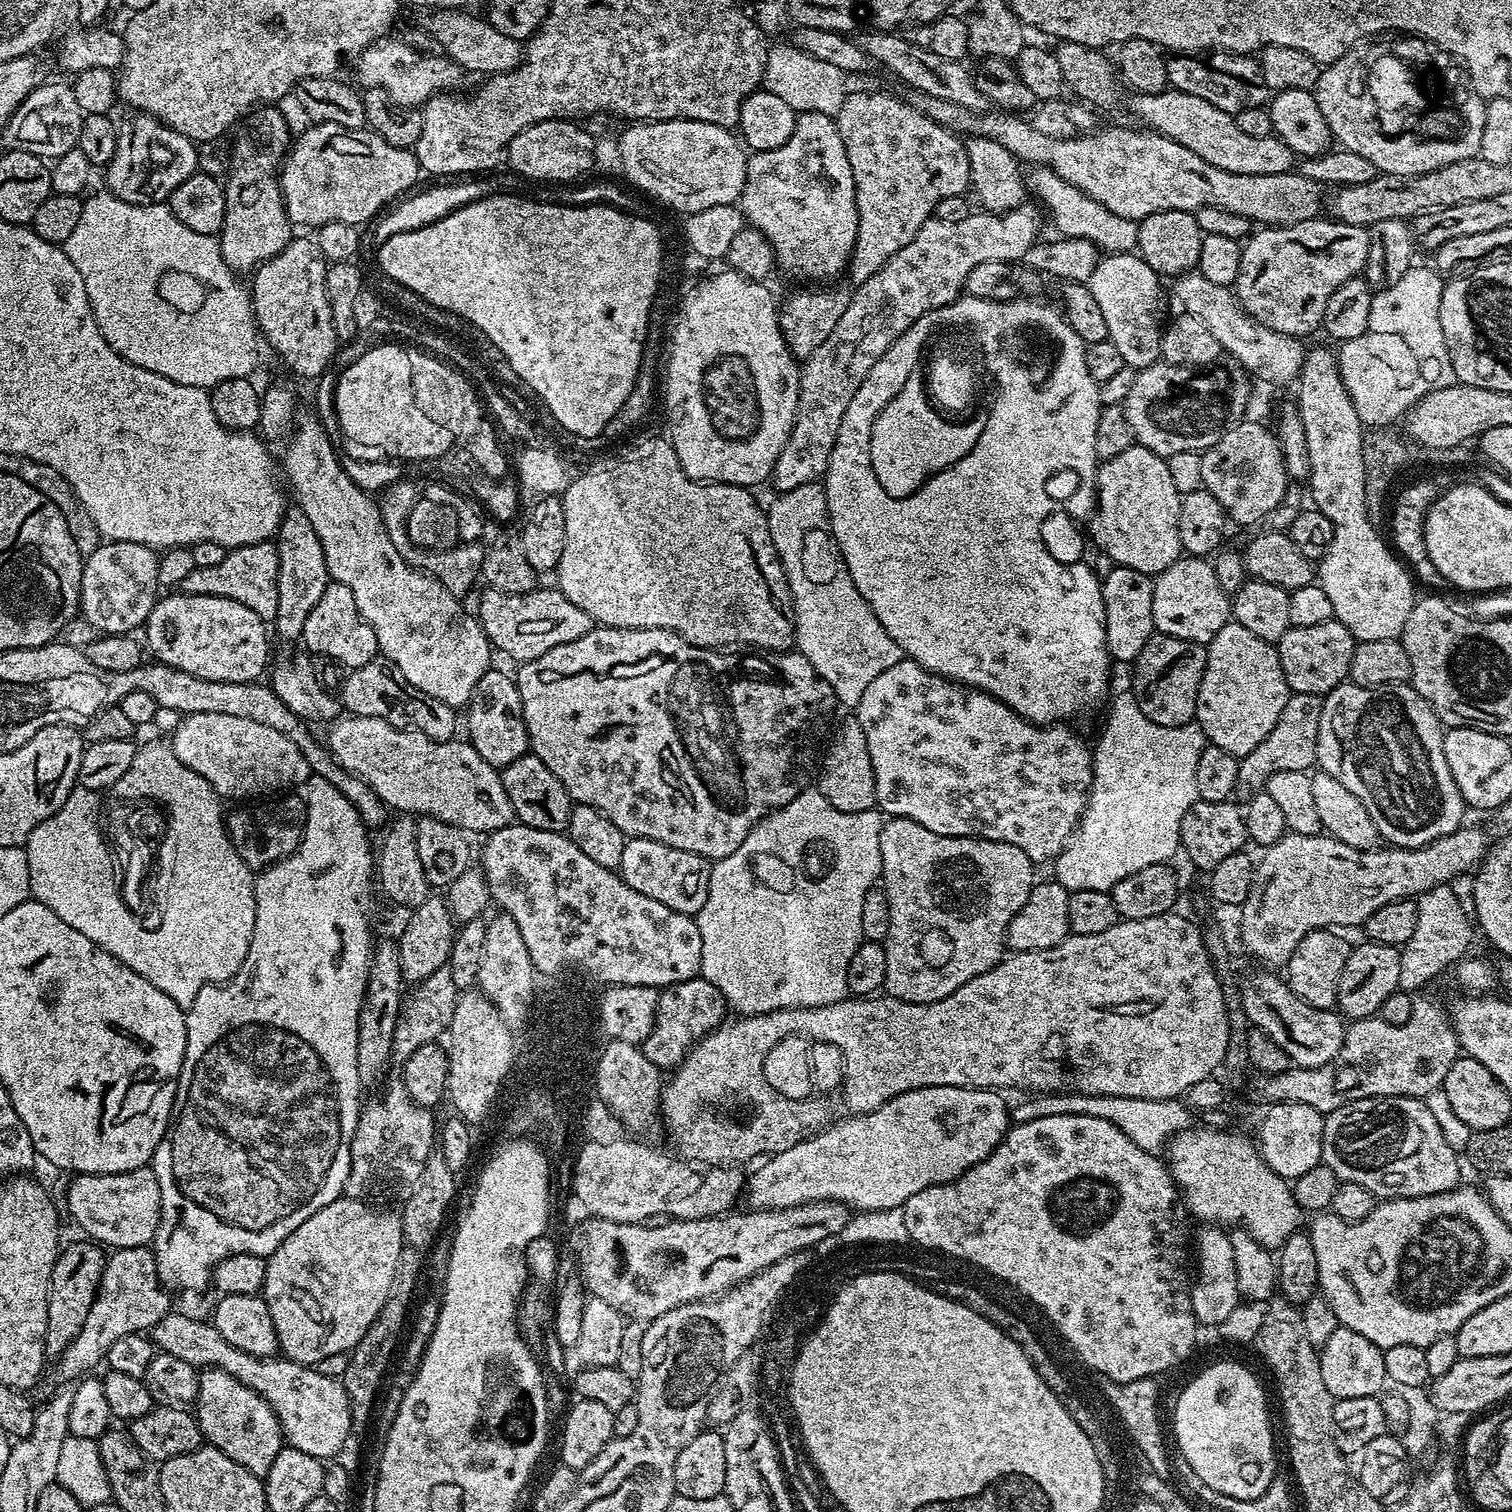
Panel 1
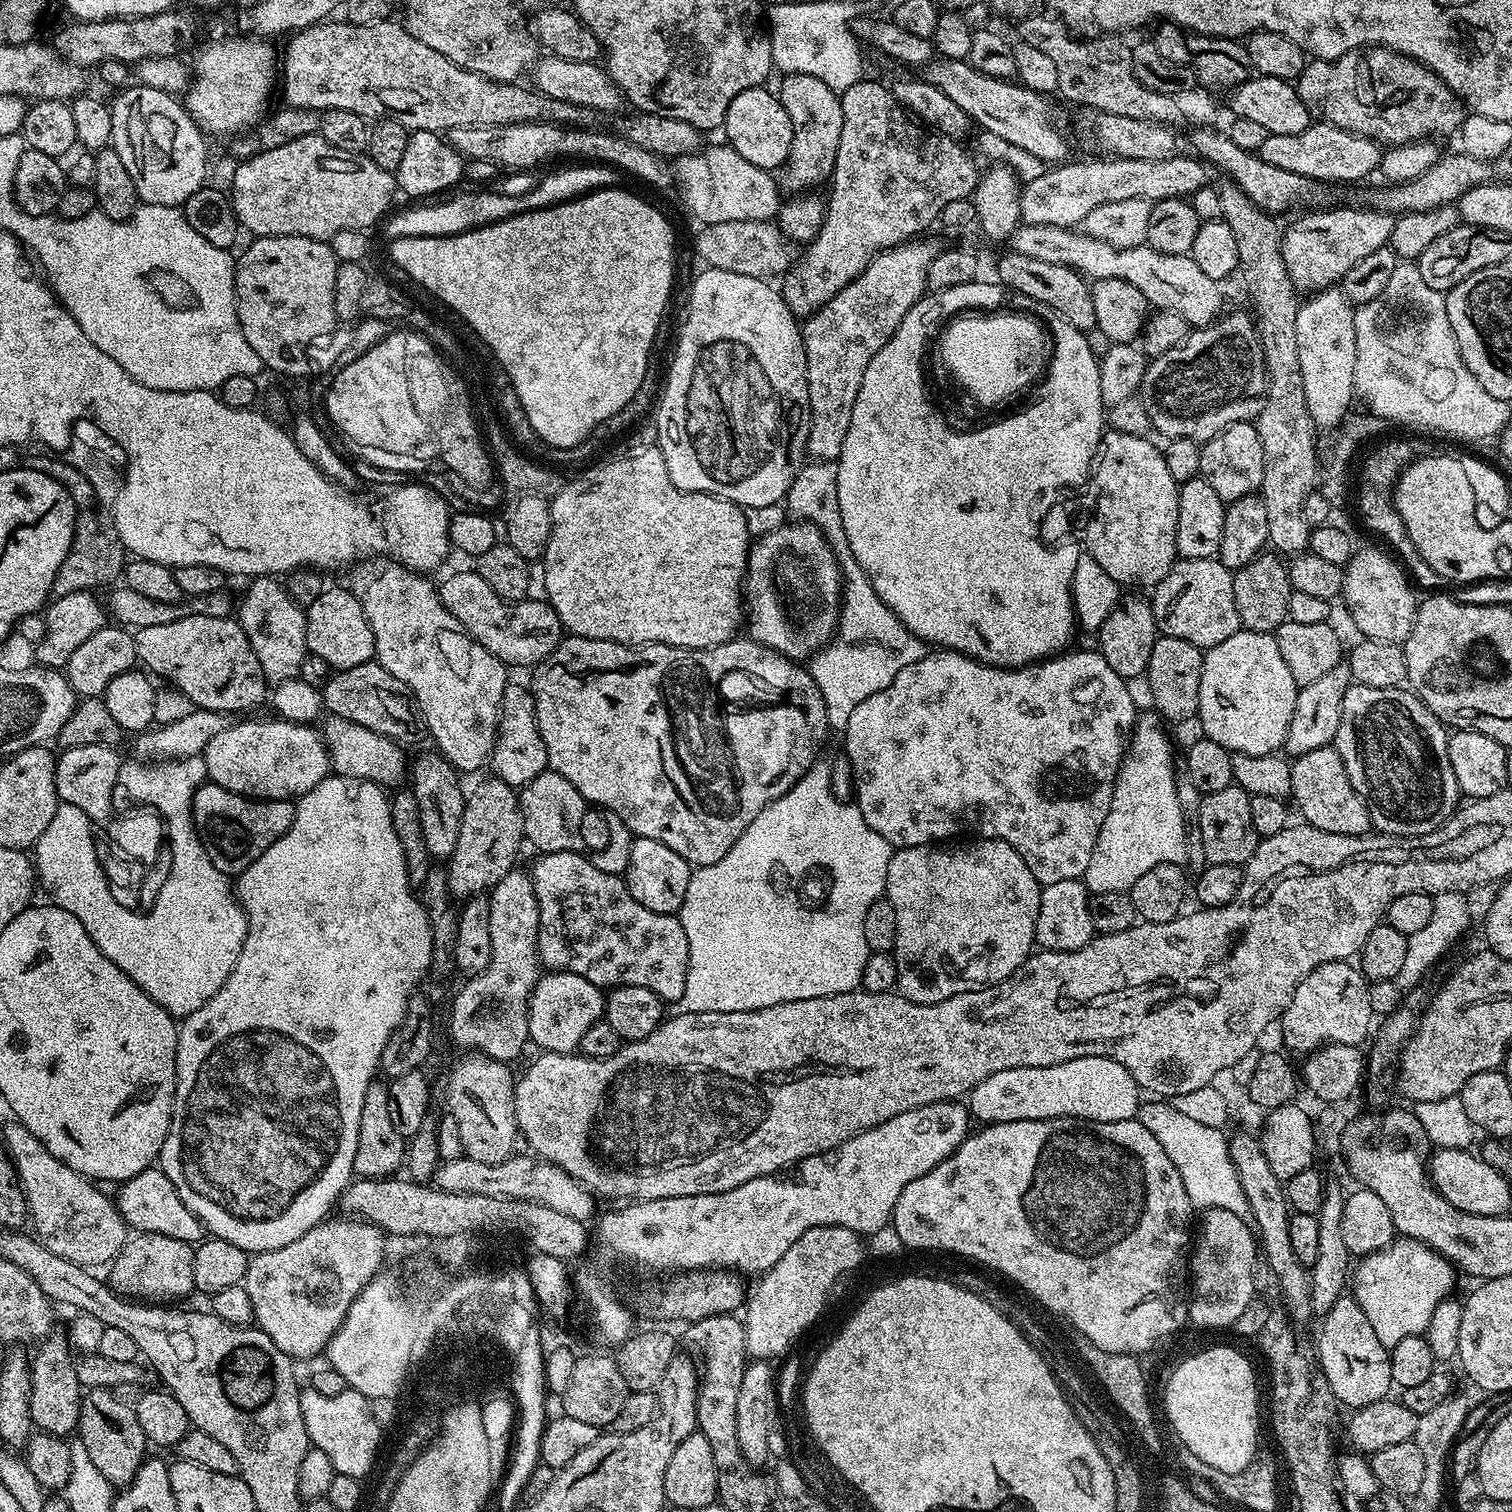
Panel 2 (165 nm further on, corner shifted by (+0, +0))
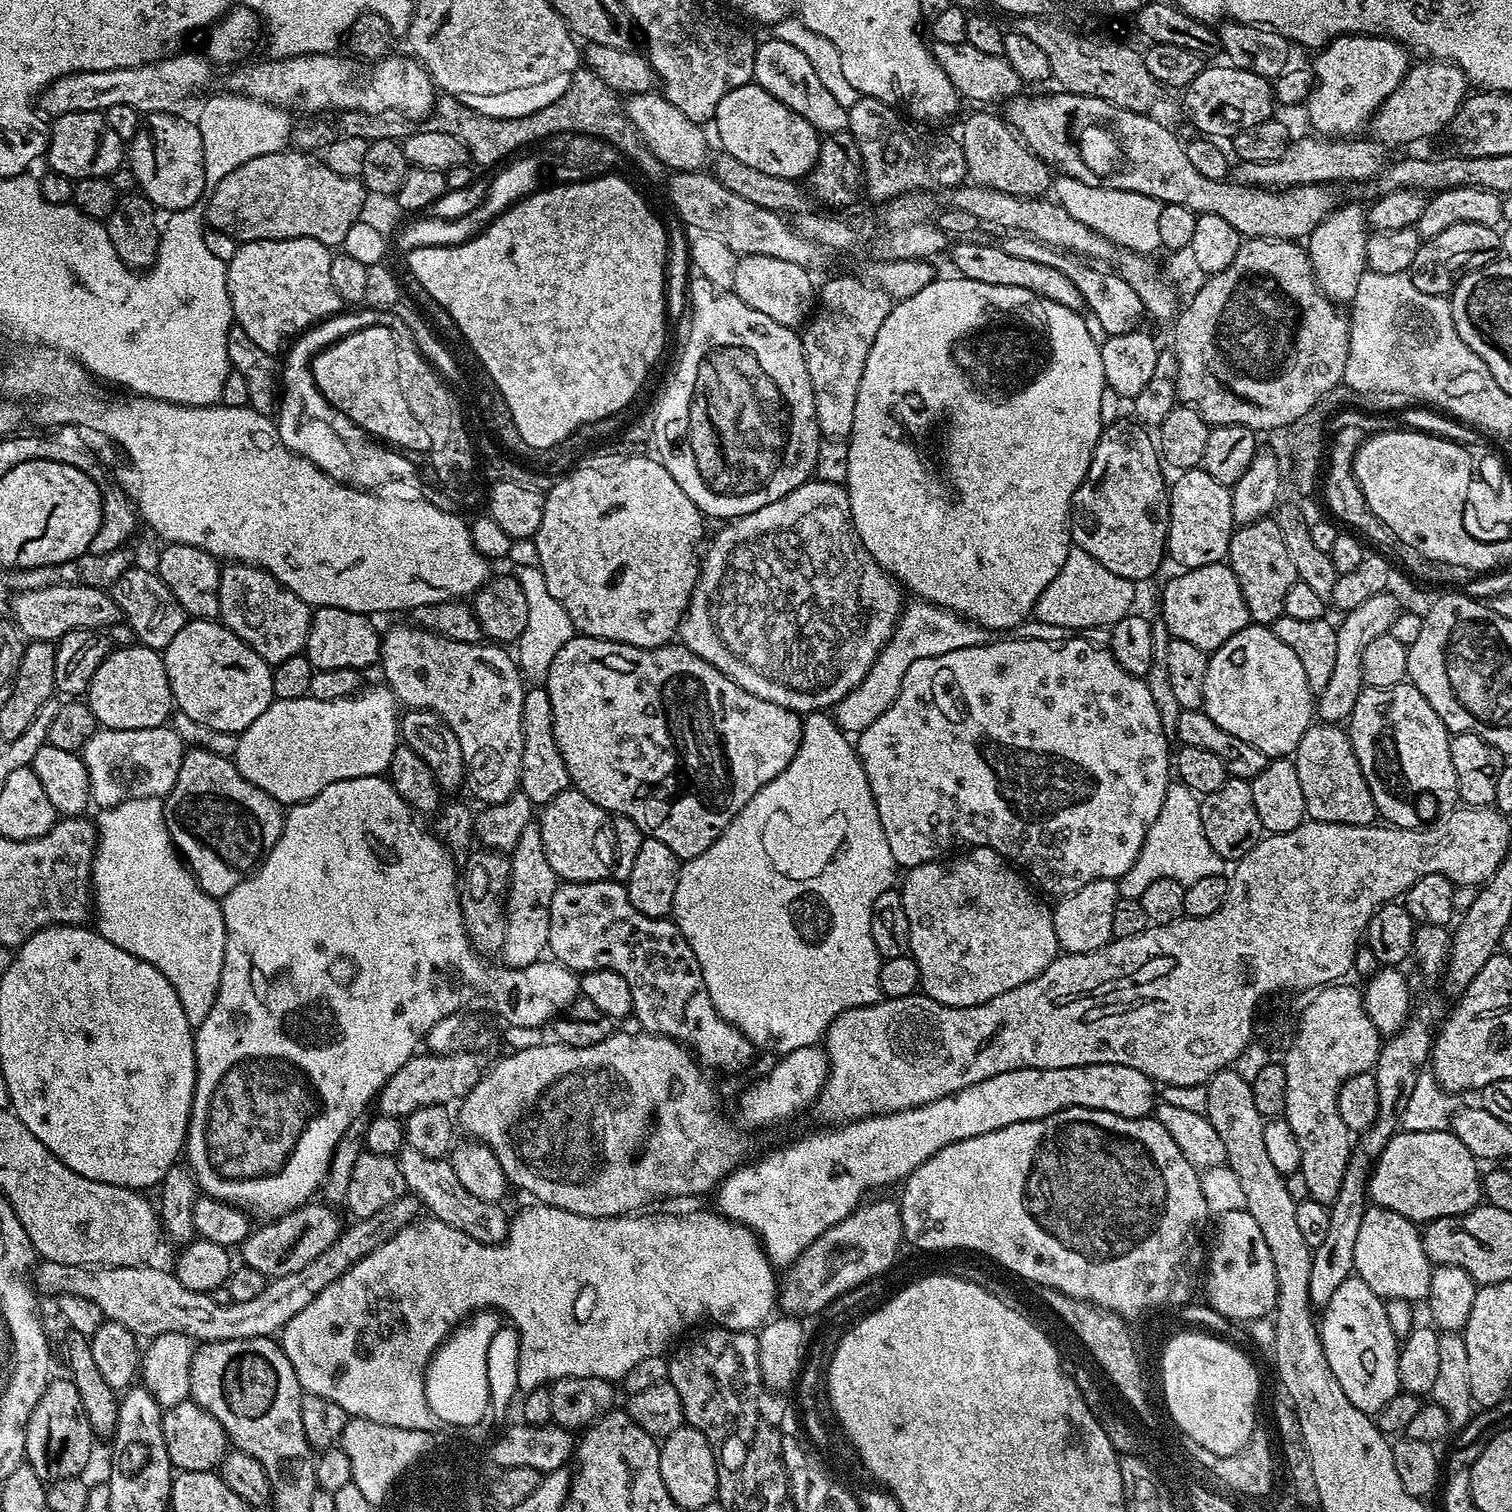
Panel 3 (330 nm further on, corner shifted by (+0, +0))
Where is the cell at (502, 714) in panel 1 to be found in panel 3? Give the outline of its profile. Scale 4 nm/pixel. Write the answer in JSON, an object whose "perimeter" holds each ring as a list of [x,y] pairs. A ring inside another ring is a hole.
{"perimeter":[[[532,686],[525,691],[522,702],[522,734],[524,745],[518,788],[519,791],[524,792],[531,804],[543,806],[570,786],[566,762],[562,762],[562,754],[554,738],[554,710],[550,706],[550,694],[547,687]]]}

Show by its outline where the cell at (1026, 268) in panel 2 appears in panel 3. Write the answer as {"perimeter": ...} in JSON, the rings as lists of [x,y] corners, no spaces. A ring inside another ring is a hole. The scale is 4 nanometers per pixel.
{"perimeter":[[[960,238],[951,245],[951,252],[952,264],[960,271],[957,273],[965,280],[986,282],[990,286],[1018,286],[1022,290],[1030,290],[1050,302],[1058,302],[1058,306],[1077,310],[1085,307],[1082,293],[1063,270],[1006,254],[999,243],[979,244],[976,238]]]}

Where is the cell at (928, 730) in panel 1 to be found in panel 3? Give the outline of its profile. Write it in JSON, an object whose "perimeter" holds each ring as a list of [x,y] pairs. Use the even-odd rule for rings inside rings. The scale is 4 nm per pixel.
{"perimeter":[[[1008,638],[950,650],[950,654],[938,654],[934,658],[918,658],[918,662],[912,663],[910,670],[906,670],[893,704],[878,718],[863,725],[864,733],[860,741],[855,741],[854,747],[866,770],[870,794],[874,798],[874,806],[878,806],[878,818],[882,818],[882,830],[886,833],[890,854],[894,854],[894,862],[901,869],[907,870],[935,860],[941,854],[951,853],[956,850],[951,848],[959,844],[993,848],[999,856],[1027,873],[1034,884],[1036,879],[1037,889],[1045,888],[1055,898],[1074,894],[1095,880],[1119,881],[1138,858],[1142,842],[1154,818],[1158,818],[1158,810],[1162,810],[1170,783],[1170,736],[1162,728],[1147,682],[1122,670],[1107,647],[1092,644],[1083,638],[1051,644],[1041,640],[1004,639]]]}

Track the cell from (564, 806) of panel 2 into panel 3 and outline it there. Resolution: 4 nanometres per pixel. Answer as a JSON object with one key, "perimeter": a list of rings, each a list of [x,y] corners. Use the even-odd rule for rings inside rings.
{"perimeter":[[[571,786],[562,790],[562,794],[539,809],[538,823],[542,834],[542,850],[546,850],[550,870],[554,870],[561,881],[573,884],[598,882],[611,877],[614,858],[612,816],[590,802],[586,794]]]}

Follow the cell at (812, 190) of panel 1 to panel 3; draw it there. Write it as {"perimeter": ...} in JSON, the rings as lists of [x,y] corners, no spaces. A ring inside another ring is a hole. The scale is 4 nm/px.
{"perimeter":[[[775,38],[764,41],[761,39],[754,54],[752,78],[762,90],[774,94],[774,98],[778,98],[782,106],[790,106],[790,110],[802,114],[802,118],[809,120],[817,132],[827,134],[847,129],[848,109],[842,106],[842,102],[835,100],[830,90],[826,90],[826,85],[818,78],[814,66],[810,66],[809,60],[797,48],[790,46],[790,42]]]}

